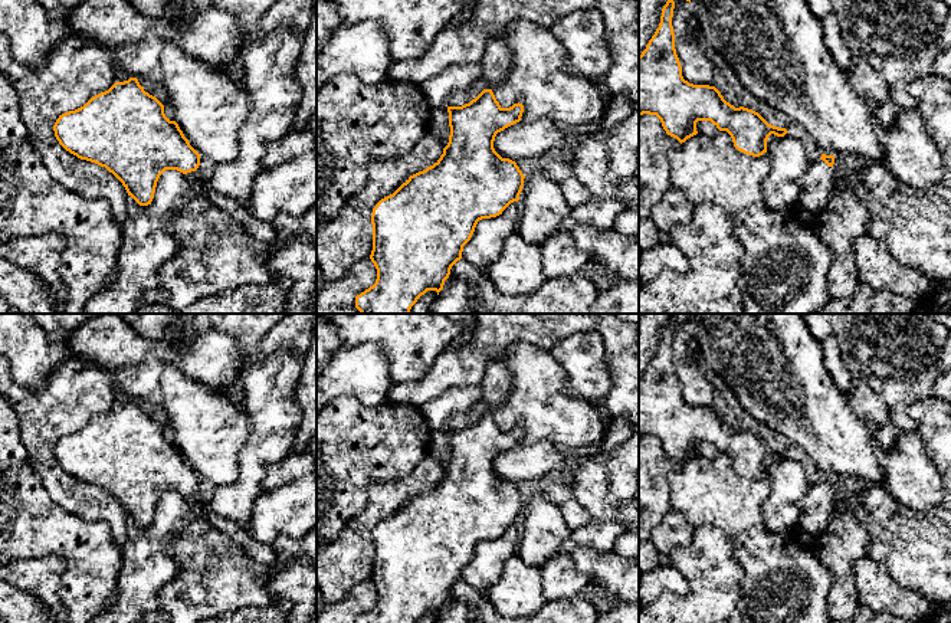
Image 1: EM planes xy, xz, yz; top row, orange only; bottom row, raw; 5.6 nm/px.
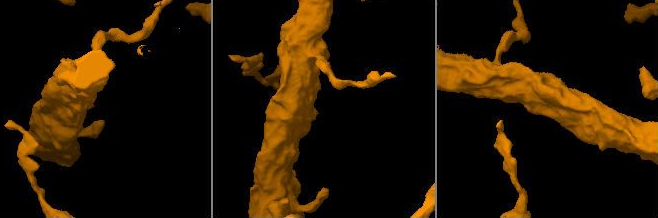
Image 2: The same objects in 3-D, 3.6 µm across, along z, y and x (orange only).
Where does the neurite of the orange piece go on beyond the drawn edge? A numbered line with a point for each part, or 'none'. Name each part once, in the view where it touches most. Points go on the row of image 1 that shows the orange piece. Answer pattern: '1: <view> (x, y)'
1: xy (265, 232)

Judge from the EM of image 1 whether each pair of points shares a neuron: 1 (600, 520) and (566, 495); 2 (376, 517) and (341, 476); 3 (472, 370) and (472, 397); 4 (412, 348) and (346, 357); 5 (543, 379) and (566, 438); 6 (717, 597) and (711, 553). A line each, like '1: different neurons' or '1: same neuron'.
1: different neurons
2: different neurons
3: different neurons
4: different neurons
5: same neuron
6: same neuron

